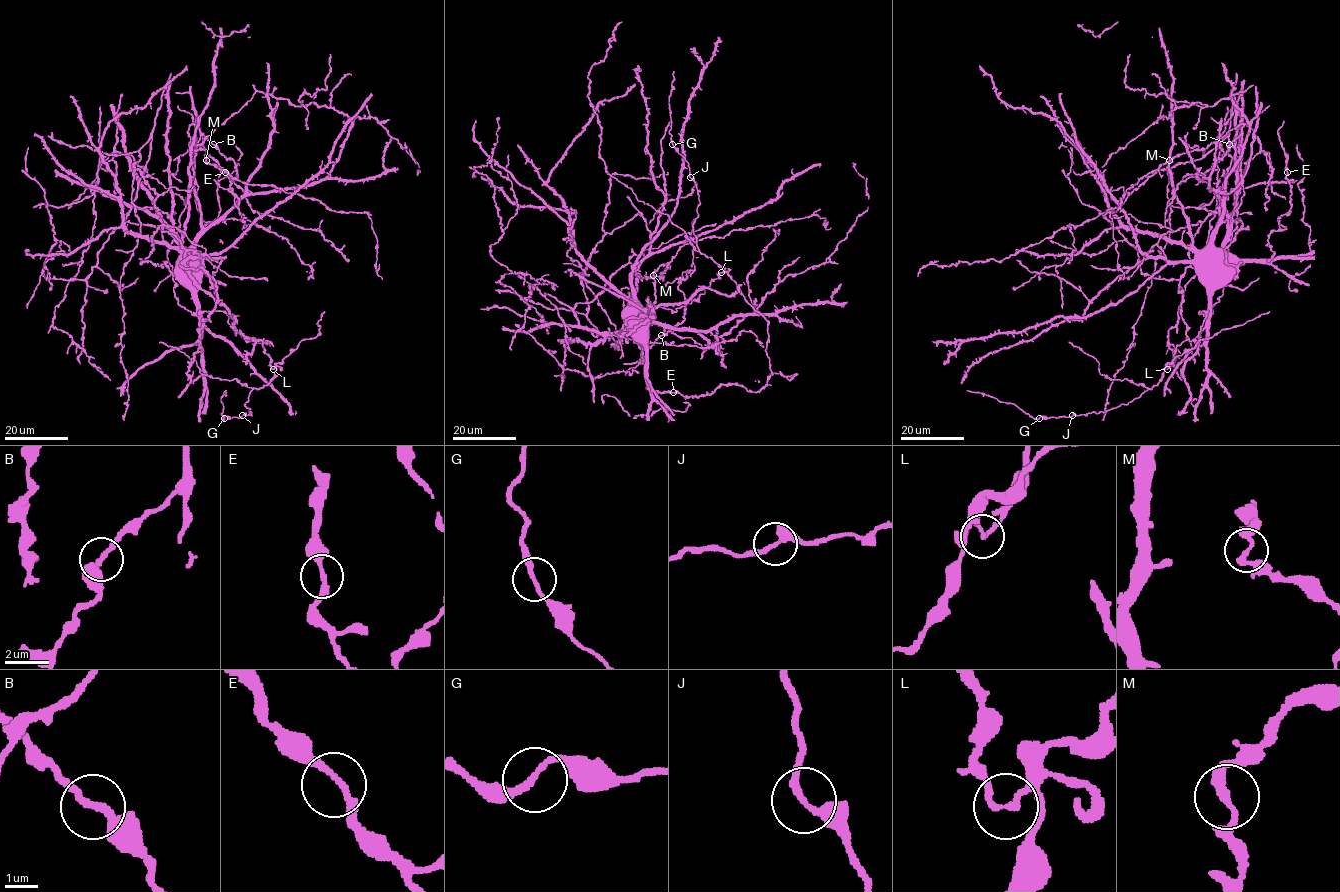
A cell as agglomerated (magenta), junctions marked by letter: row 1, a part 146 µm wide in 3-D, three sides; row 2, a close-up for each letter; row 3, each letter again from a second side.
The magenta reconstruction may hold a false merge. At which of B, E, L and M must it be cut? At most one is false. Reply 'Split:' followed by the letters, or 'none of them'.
Split: L

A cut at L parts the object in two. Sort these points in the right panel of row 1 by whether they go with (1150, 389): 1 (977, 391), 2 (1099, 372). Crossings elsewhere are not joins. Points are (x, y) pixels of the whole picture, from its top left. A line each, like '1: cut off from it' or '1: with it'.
1: with it
2: with it

